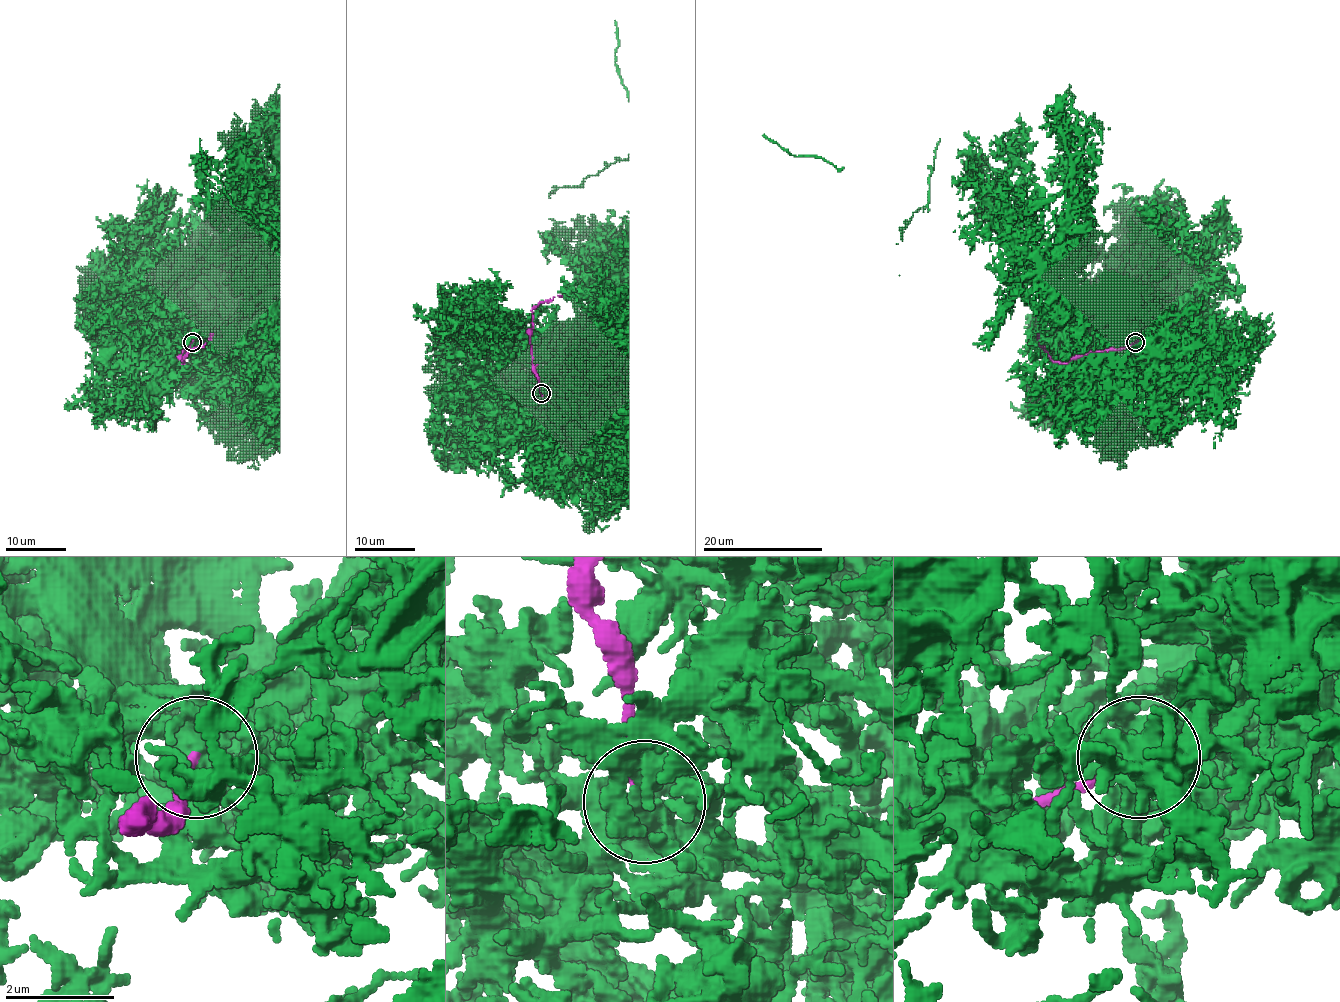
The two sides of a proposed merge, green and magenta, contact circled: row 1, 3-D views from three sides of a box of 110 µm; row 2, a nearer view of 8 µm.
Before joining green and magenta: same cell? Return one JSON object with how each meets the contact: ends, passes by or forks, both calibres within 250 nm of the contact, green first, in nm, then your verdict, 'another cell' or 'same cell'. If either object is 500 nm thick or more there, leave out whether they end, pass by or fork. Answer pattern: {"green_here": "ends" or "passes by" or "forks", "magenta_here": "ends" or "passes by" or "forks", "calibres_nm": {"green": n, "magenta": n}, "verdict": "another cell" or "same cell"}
{"green_here": "forks", "magenta_here": "ends", "calibres_nm": {"green": 460, "magenta": 200}, "verdict": "another cell"}

